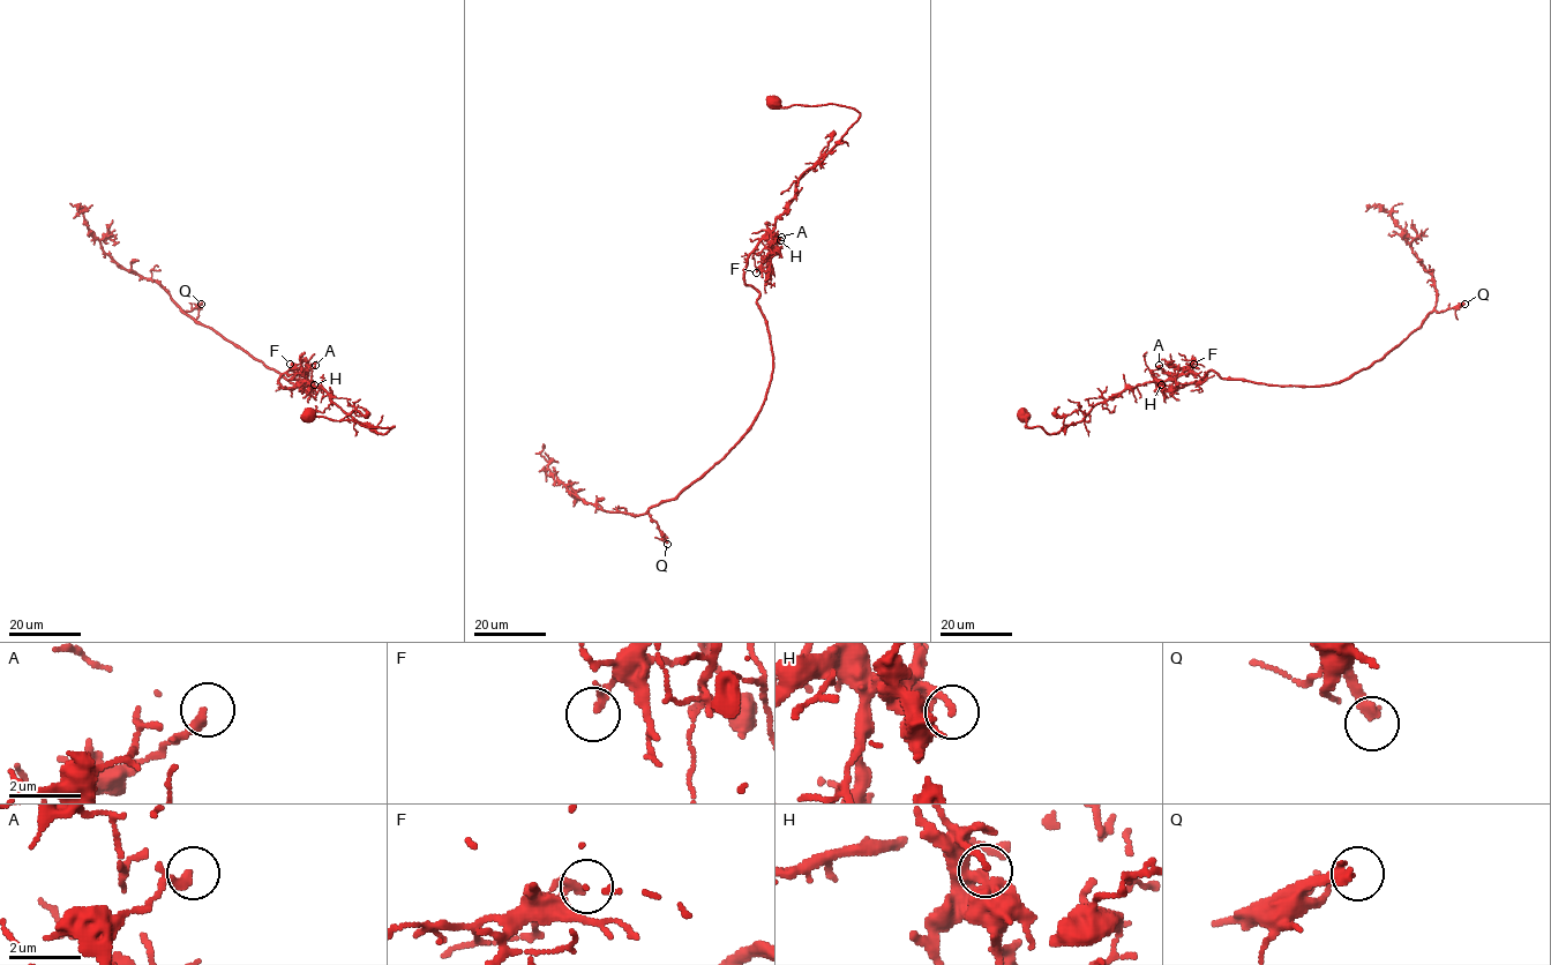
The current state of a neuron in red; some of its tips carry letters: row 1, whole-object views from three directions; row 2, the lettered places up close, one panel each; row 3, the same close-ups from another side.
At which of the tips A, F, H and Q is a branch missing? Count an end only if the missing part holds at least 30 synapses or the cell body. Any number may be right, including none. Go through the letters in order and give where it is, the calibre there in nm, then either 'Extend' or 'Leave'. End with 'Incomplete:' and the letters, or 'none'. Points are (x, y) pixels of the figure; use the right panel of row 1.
A: Place: (1159, 365). Thickness 190 nm. Leave
F: Place: (1193, 364). Thickness 220 nm. Leave
H: Place: (1161, 384). Thickness 160 nm. Leave
Q: Place: (1465, 304). Thickness 320 nm. Extend
Incomplete: Q

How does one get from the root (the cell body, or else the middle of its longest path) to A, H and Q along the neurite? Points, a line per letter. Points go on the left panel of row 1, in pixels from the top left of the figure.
A: (307, 384), (291, 378), (293, 371), (279, 376), (283, 388), (294, 389), (302, 381), (304, 373), (315, 365)
H: (307, 384), (291, 378), (293, 371), (279, 376), (283, 388), (294, 389), (304, 381), (314, 384)
Q: (307, 384), (290, 382), (182, 312), (201, 304)

